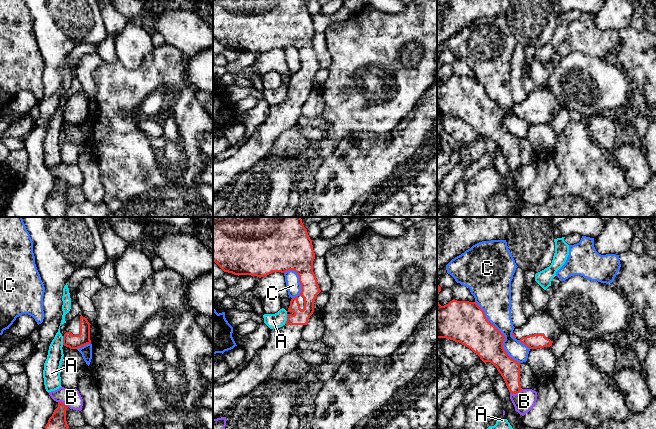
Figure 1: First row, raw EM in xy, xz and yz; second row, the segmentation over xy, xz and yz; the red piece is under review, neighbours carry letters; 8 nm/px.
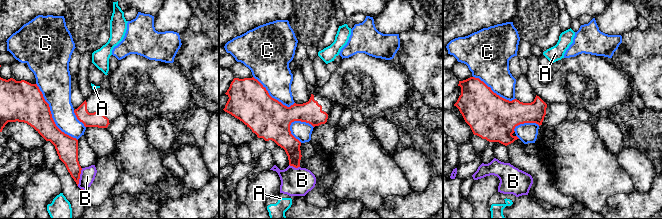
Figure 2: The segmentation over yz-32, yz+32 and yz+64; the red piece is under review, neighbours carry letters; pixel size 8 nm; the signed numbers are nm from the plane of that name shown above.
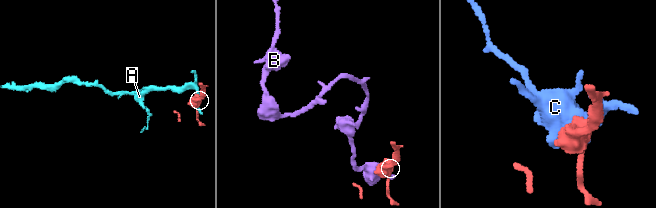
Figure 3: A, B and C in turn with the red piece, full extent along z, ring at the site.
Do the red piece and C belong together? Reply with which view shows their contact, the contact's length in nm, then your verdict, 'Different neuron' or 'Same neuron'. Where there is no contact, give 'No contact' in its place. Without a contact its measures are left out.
Touches red in yz. Shared border 600 nm. Different neuron

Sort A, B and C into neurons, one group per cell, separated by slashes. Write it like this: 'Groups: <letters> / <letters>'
Groups: A / B / C

